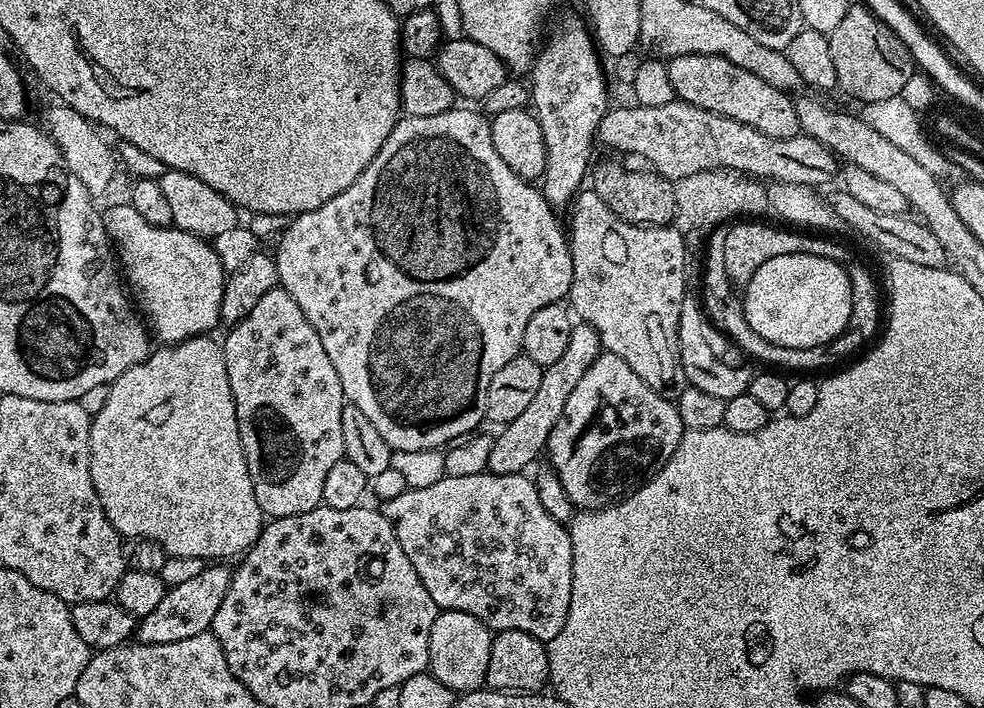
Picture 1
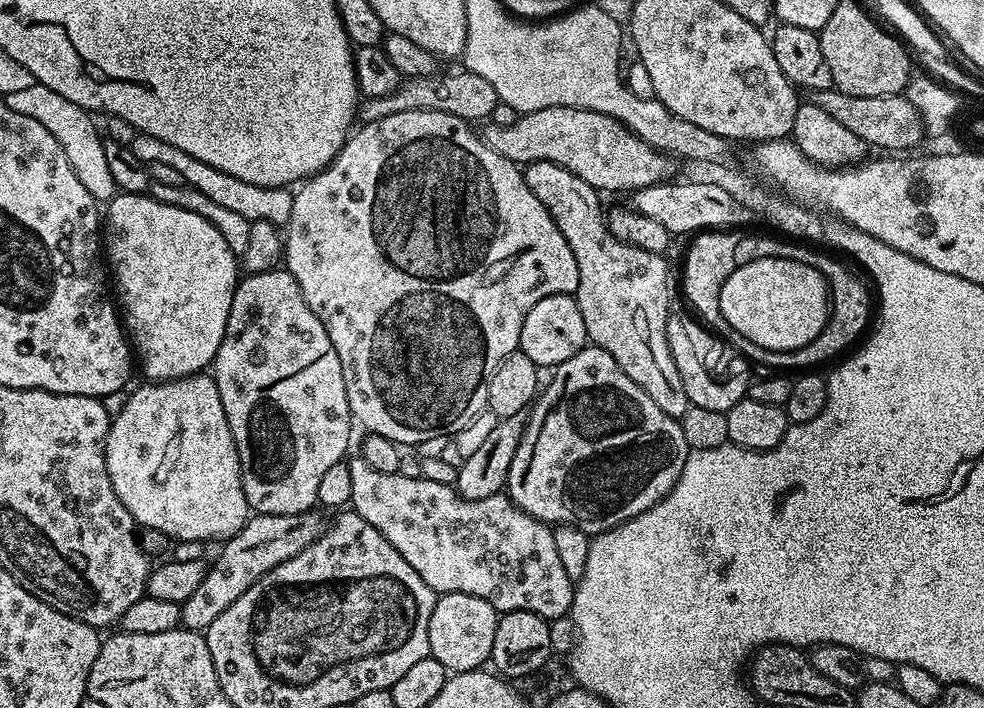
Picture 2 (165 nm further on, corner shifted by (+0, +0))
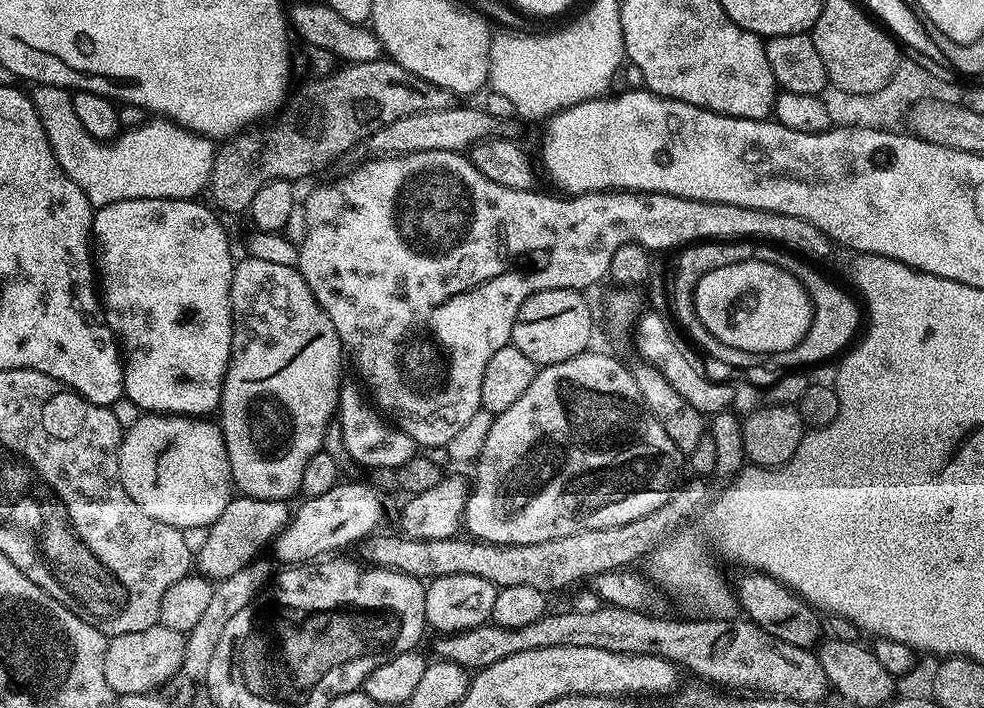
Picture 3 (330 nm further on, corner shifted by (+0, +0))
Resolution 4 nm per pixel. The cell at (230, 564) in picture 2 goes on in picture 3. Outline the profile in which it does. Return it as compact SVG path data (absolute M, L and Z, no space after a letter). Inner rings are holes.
M341 482L334 490L326 494L305 499L300 509L291 513L286 527L274 541L276 556L281 565L295 566L307 564L323 557L325 554L336 554L347 544L355 540L367 541L377 531L380 515L384 512L384 504L380 501L380 492L368 484L348 484Z

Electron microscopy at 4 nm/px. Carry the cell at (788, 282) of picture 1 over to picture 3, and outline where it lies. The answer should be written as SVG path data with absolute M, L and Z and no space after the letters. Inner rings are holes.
M747 258L711 270L698 282L694 306L702 324L726 346L751 352L789 352L810 330L812 302L794 274L770 262Z

